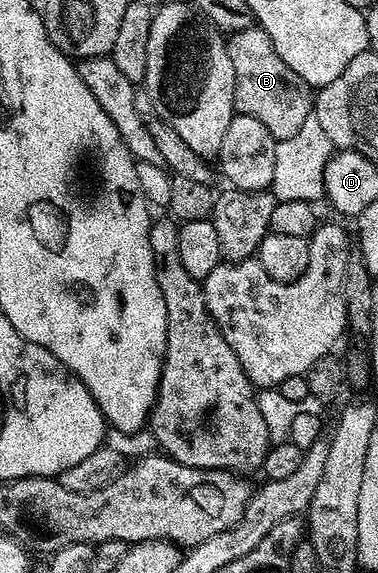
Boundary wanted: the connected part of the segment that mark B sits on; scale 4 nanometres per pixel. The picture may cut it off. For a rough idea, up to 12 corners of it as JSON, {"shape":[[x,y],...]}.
{"shape":[[230,33],[236,113],[290,138],[313,112],[311,85],[269,34]]}

